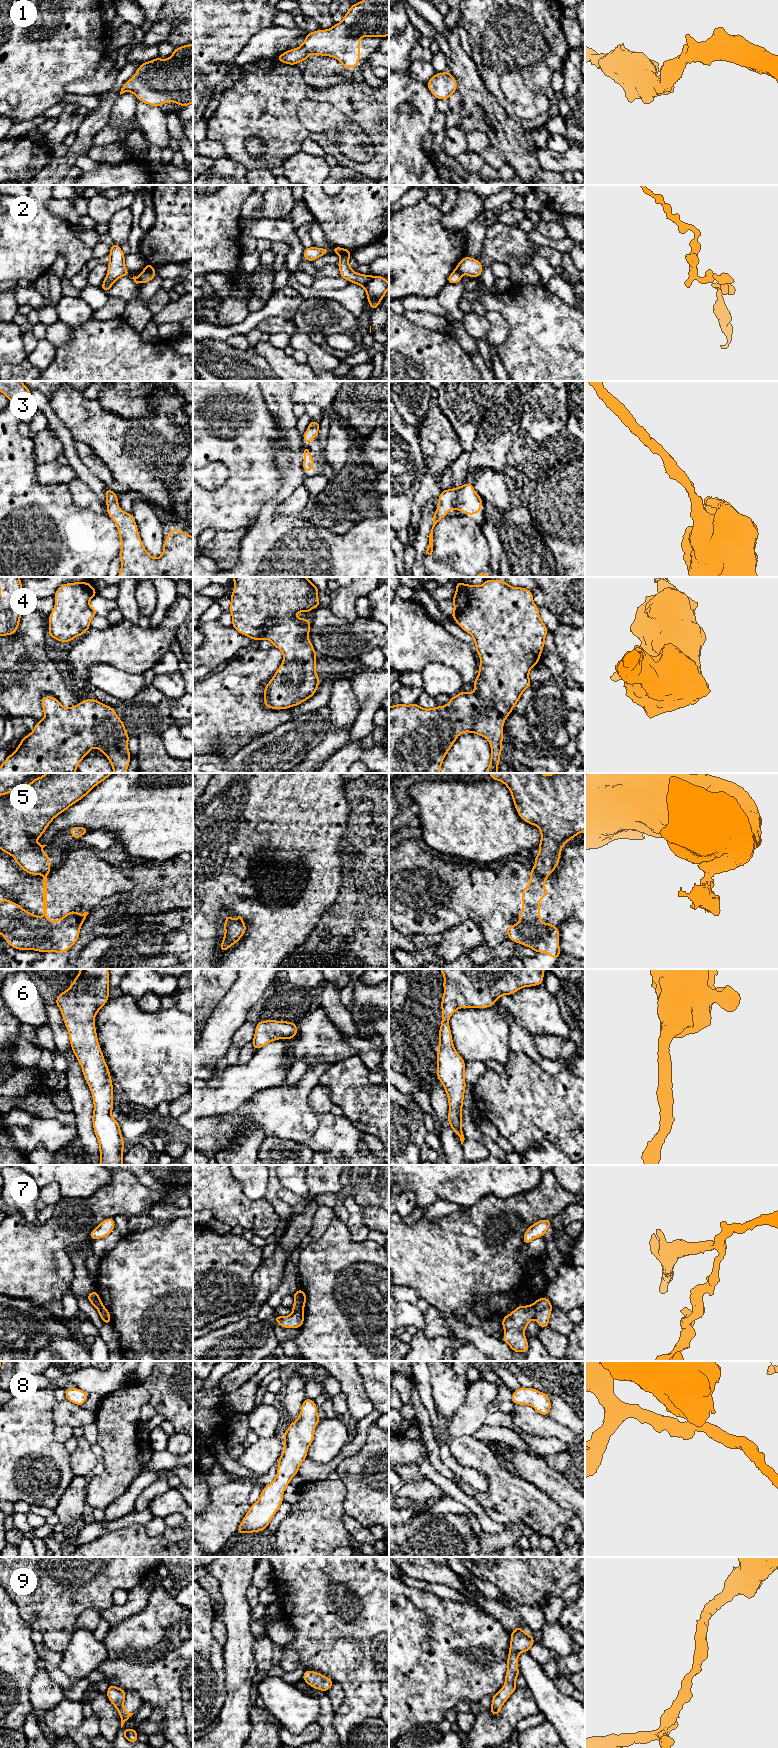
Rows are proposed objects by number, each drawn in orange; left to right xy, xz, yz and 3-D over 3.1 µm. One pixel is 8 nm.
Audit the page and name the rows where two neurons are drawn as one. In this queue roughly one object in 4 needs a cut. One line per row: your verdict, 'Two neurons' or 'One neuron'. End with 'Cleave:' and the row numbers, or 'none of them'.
1: One neuron
2: Two neurons
3: One neuron
4: One neuron
5: Two neurons
6: One neuron
7: One neuron
8: One neuron
9: One neuron
Cleave: 2, 5

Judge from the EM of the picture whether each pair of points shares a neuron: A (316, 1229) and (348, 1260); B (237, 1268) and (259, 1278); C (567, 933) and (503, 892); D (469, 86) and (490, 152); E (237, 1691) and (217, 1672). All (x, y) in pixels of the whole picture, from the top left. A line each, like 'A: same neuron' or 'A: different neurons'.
A: different neurons
B: different neurons
C: different neurons
D: different neurons
E: different neurons

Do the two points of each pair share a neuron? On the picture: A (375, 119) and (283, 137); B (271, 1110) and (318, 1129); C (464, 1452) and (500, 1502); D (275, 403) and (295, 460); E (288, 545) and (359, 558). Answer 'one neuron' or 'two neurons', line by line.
A: one neuron
B: one neuron
C: one neuron
D: one neuron
E: one neuron

